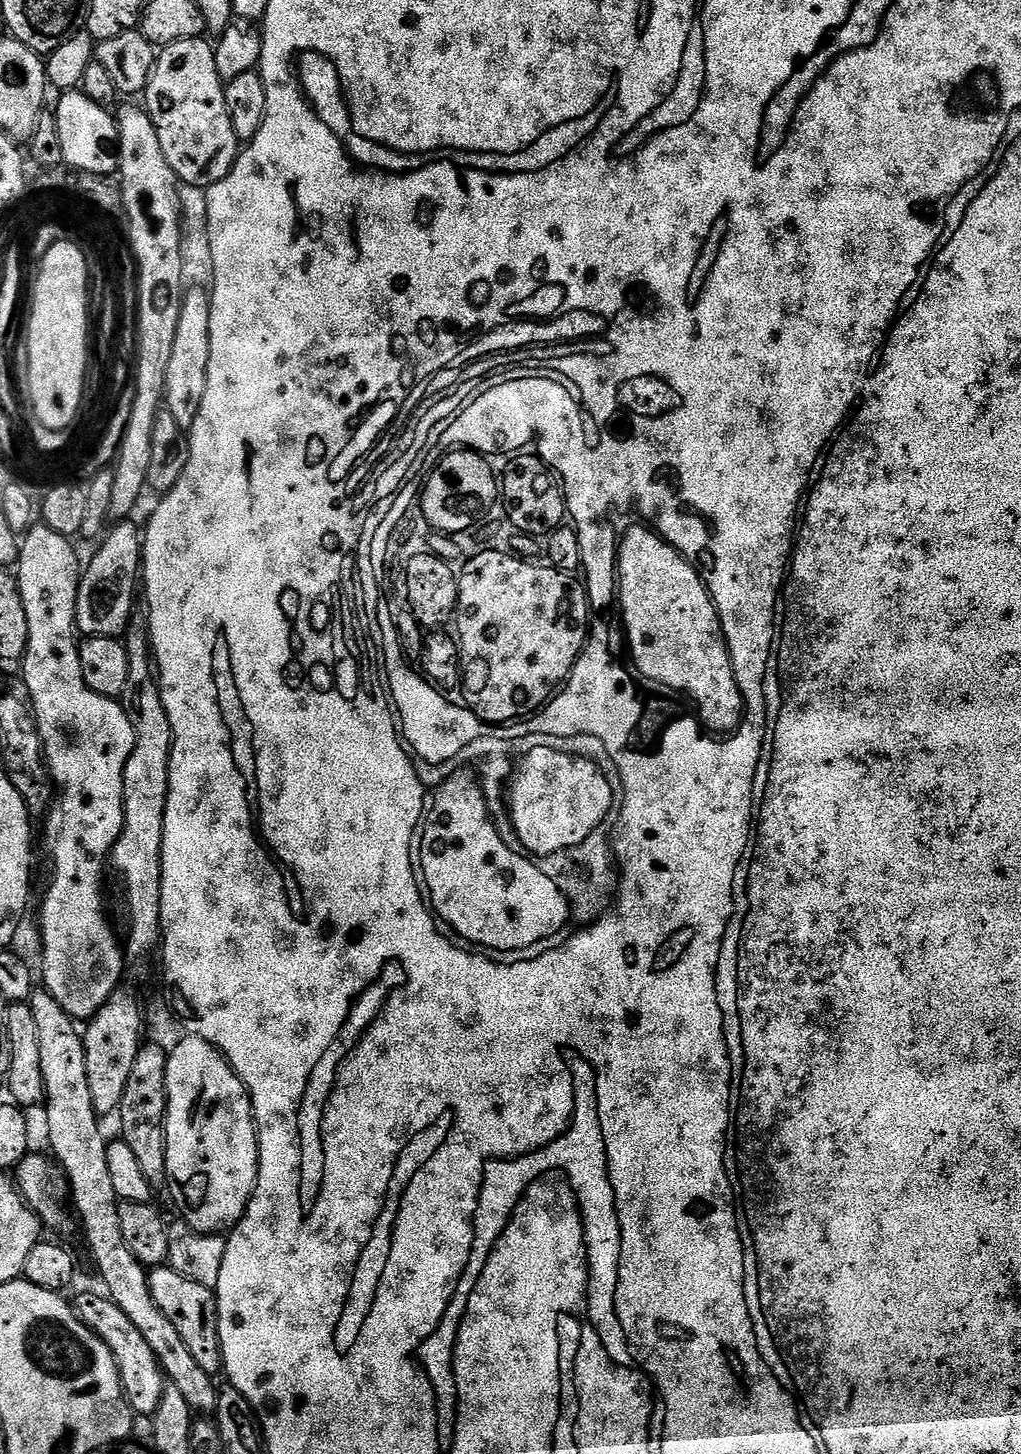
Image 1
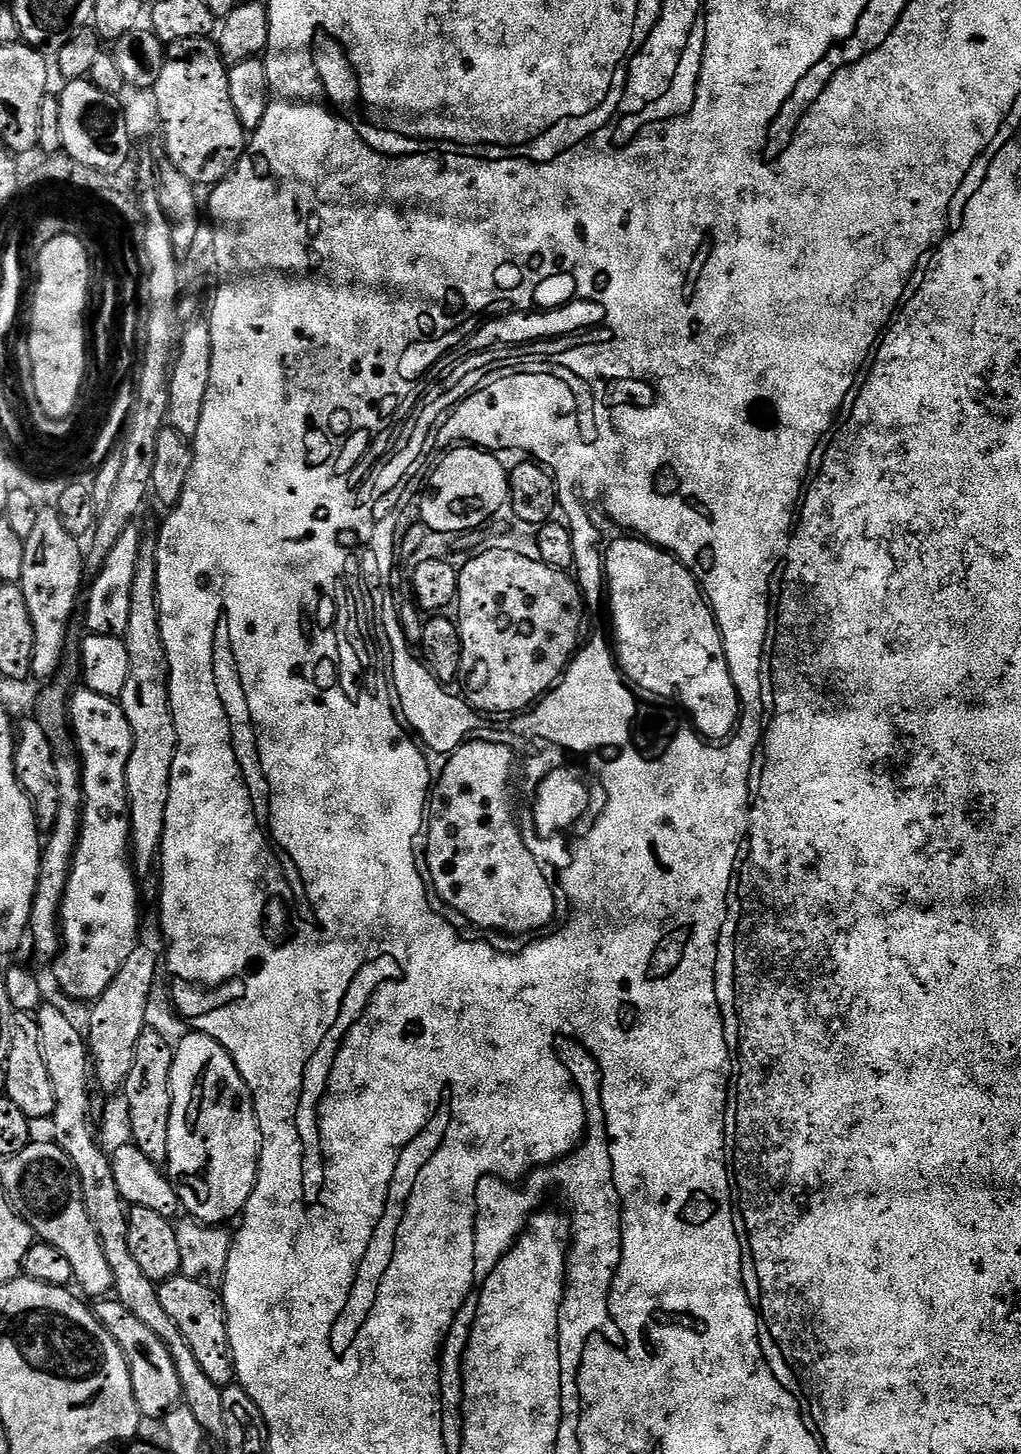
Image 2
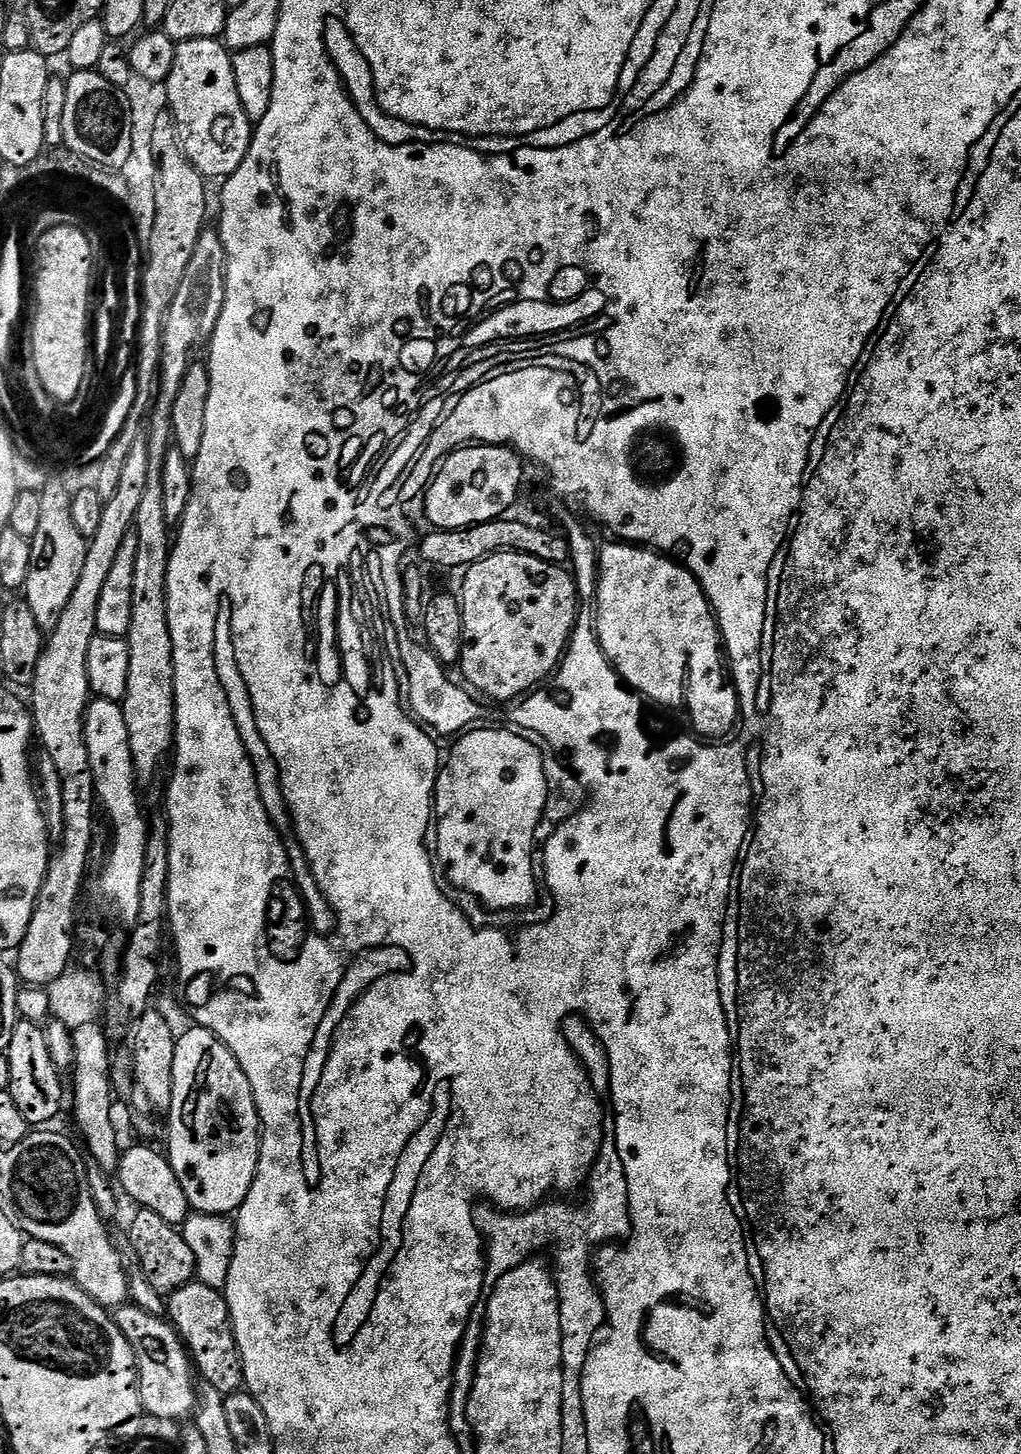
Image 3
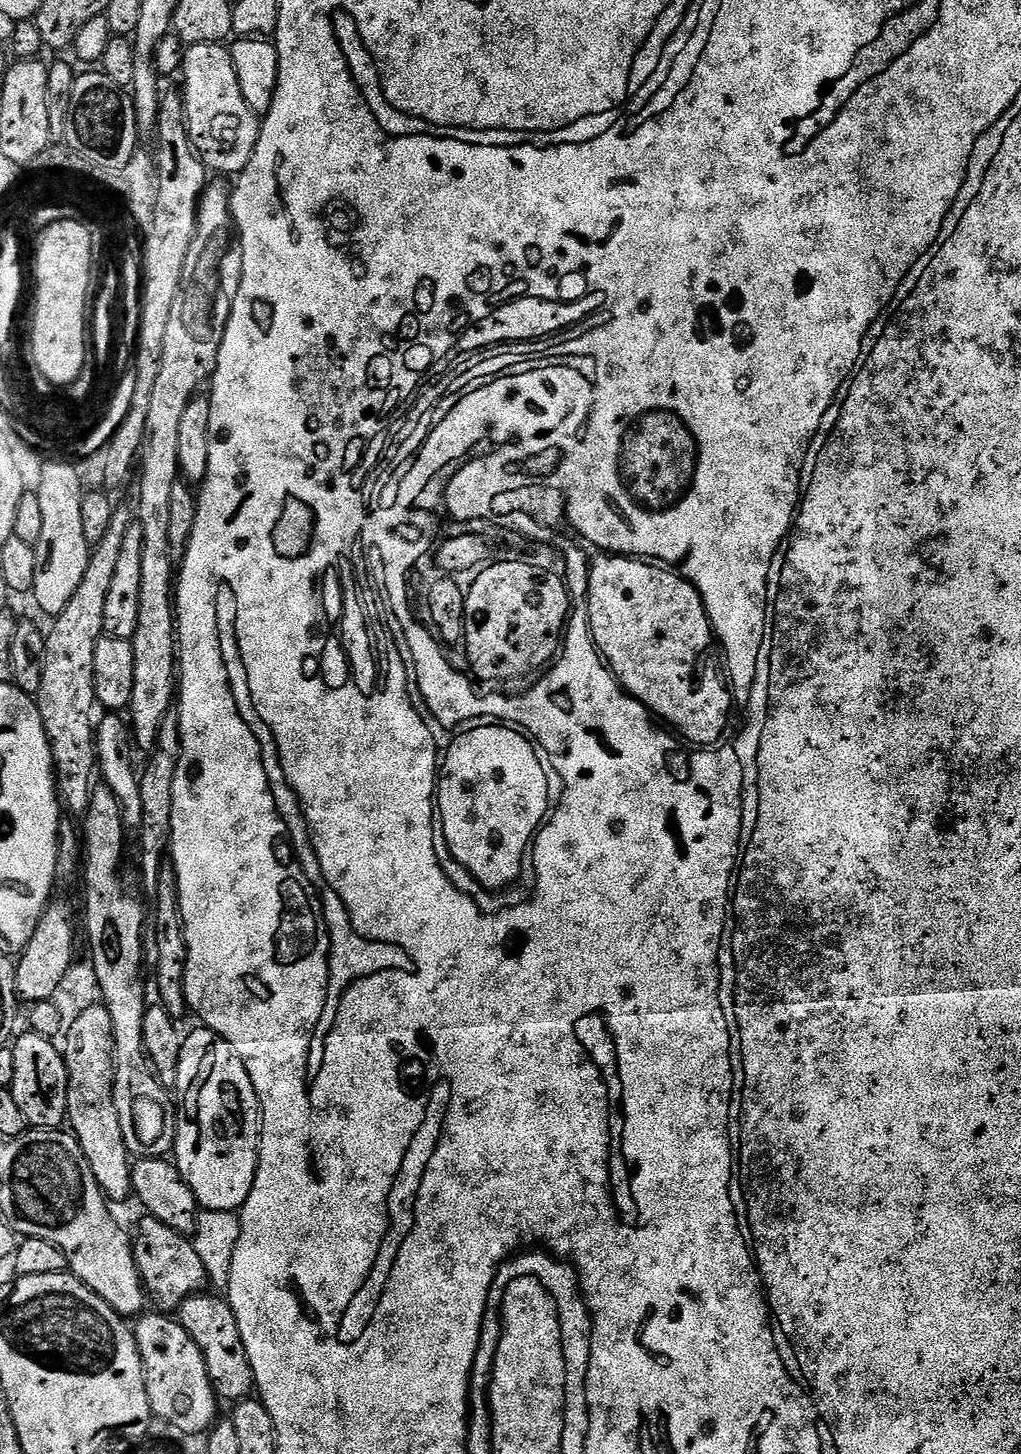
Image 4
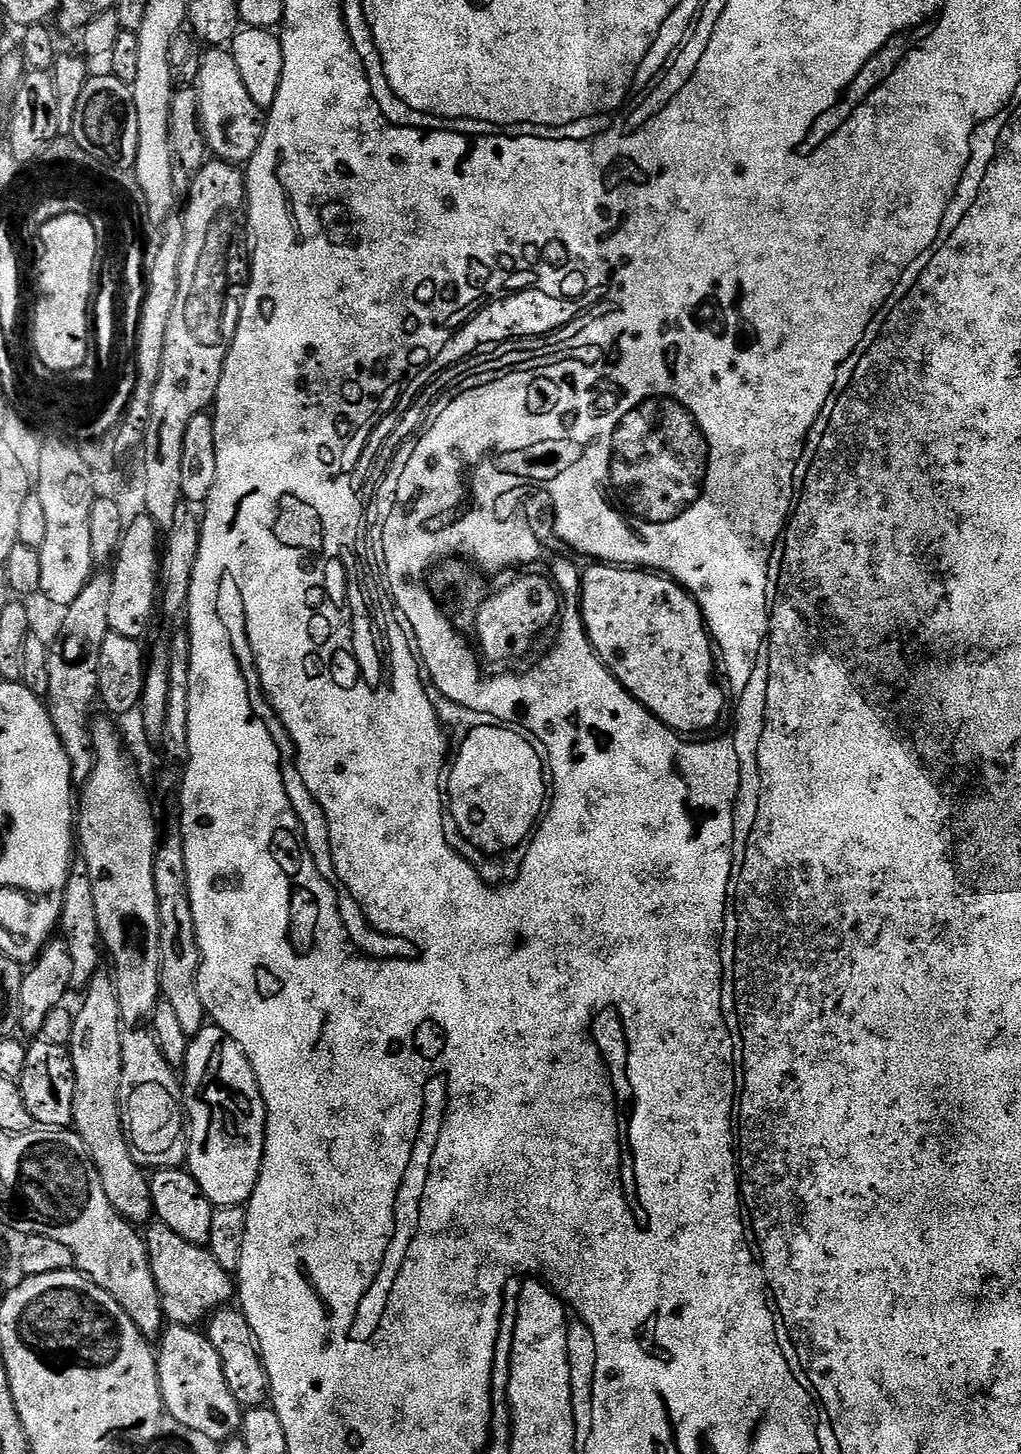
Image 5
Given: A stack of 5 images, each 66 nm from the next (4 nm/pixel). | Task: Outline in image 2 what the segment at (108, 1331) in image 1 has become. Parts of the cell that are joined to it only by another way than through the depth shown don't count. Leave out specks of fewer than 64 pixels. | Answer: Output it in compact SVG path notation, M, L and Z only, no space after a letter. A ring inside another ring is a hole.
M115 1298L97 1299L94 1311L102 1326L110 1330L110 1334L126 1354L132 1375L134 1398L140 1407L140 1415L160 1418L181 1403L180 1370L176 1367L176 1359L172 1356L171 1348L160 1339L160 1335L149 1324L130 1314L123 1302Z

